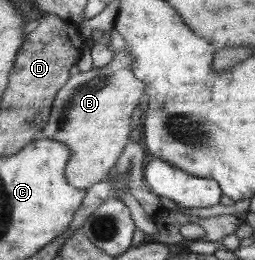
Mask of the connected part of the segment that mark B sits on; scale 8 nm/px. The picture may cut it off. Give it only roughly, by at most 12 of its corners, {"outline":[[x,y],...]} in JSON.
{"outline":[[131,54],[71,75],[39,137],[66,144],[65,178],[108,176],[145,84]]}

